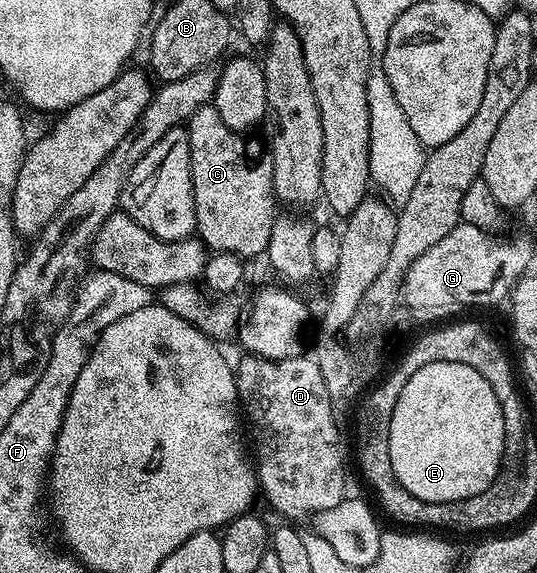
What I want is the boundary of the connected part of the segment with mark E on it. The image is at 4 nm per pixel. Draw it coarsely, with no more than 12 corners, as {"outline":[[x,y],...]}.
{"outline":[[423,365],[391,417],[403,489],[492,485],[503,413],[469,365]]}

